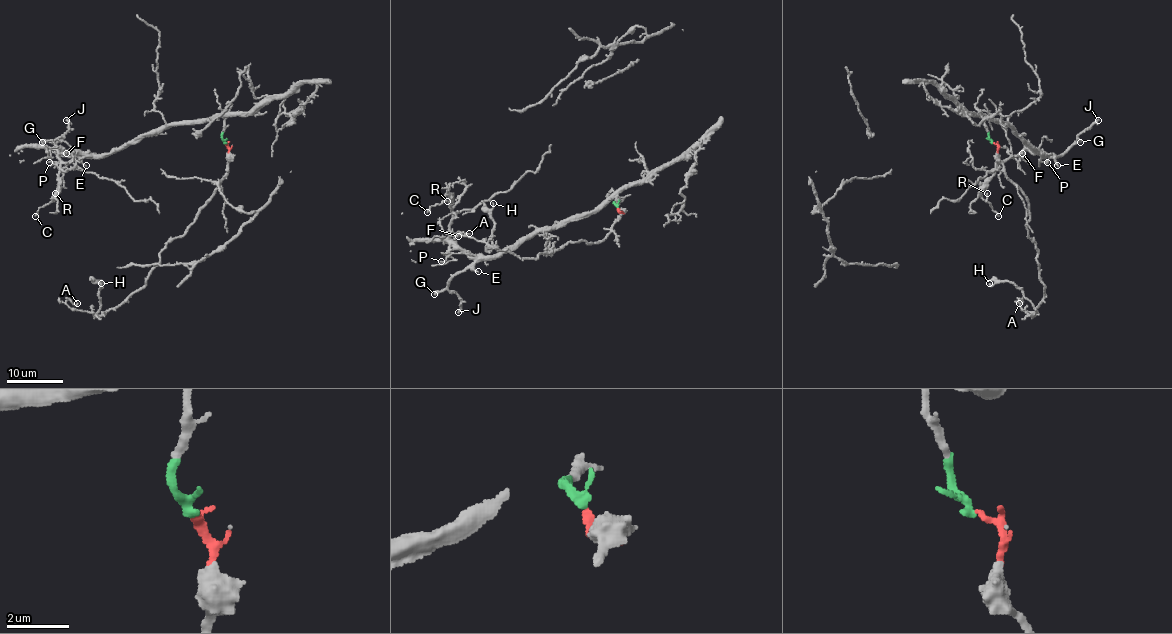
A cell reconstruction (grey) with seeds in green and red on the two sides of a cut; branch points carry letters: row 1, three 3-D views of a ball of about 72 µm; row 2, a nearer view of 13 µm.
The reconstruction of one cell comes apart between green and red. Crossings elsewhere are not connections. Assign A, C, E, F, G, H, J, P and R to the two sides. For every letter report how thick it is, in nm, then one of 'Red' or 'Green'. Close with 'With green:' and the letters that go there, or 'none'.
A: Thickness 110 nm. Red
C: Thickness 140 nm. Green
E: Thickness 140 nm. Green
F: Thickness 160 nm. Green
G: Thickness 360 nm. Green
H: Thickness 160 nm. Red
J: Thickness 170 nm. Green
P: Thickness 110 nm. Green
R: Thickness 130 nm. Green
With green: C, E, F, G, J, P, R

